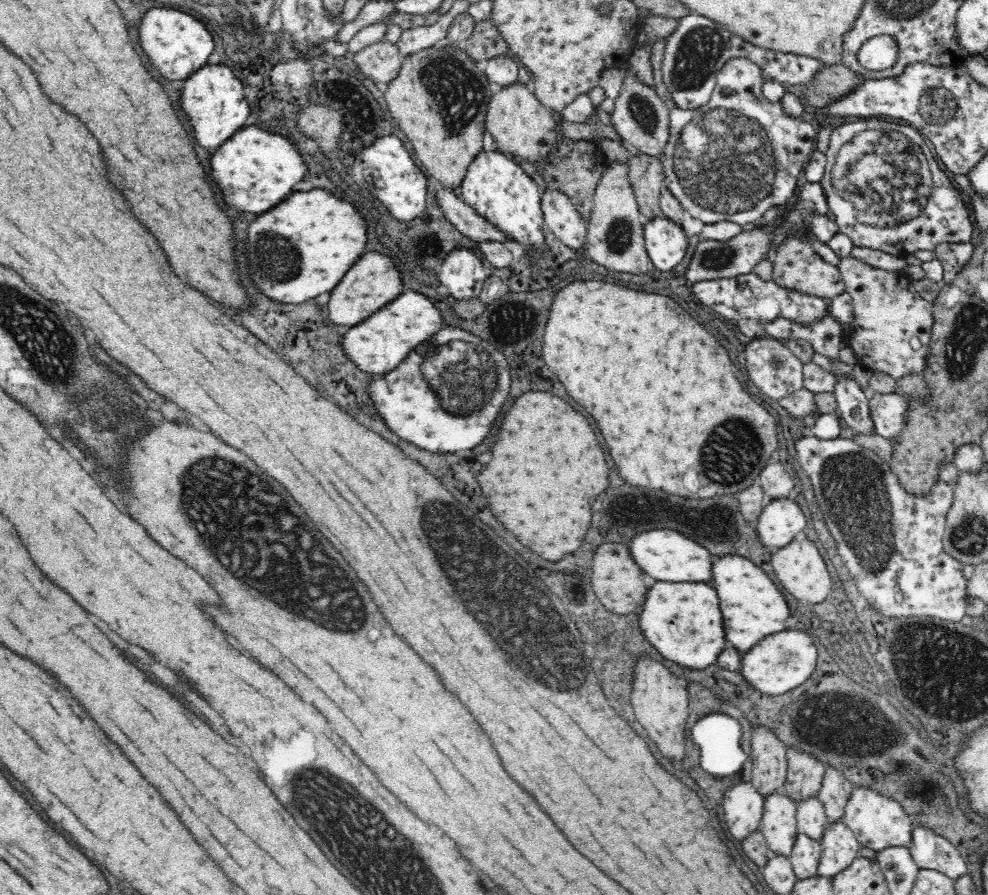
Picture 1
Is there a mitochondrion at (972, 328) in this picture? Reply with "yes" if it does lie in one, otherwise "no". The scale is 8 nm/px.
yes

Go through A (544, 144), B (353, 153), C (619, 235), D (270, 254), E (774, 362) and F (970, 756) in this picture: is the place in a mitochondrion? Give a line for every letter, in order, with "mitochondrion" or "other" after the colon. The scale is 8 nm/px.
A: mitochondrion
B: other
C: mitochondrion
D: mitochondrion
E: mitochondrion
F: other

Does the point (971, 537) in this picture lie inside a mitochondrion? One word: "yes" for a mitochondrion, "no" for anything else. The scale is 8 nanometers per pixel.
yes

